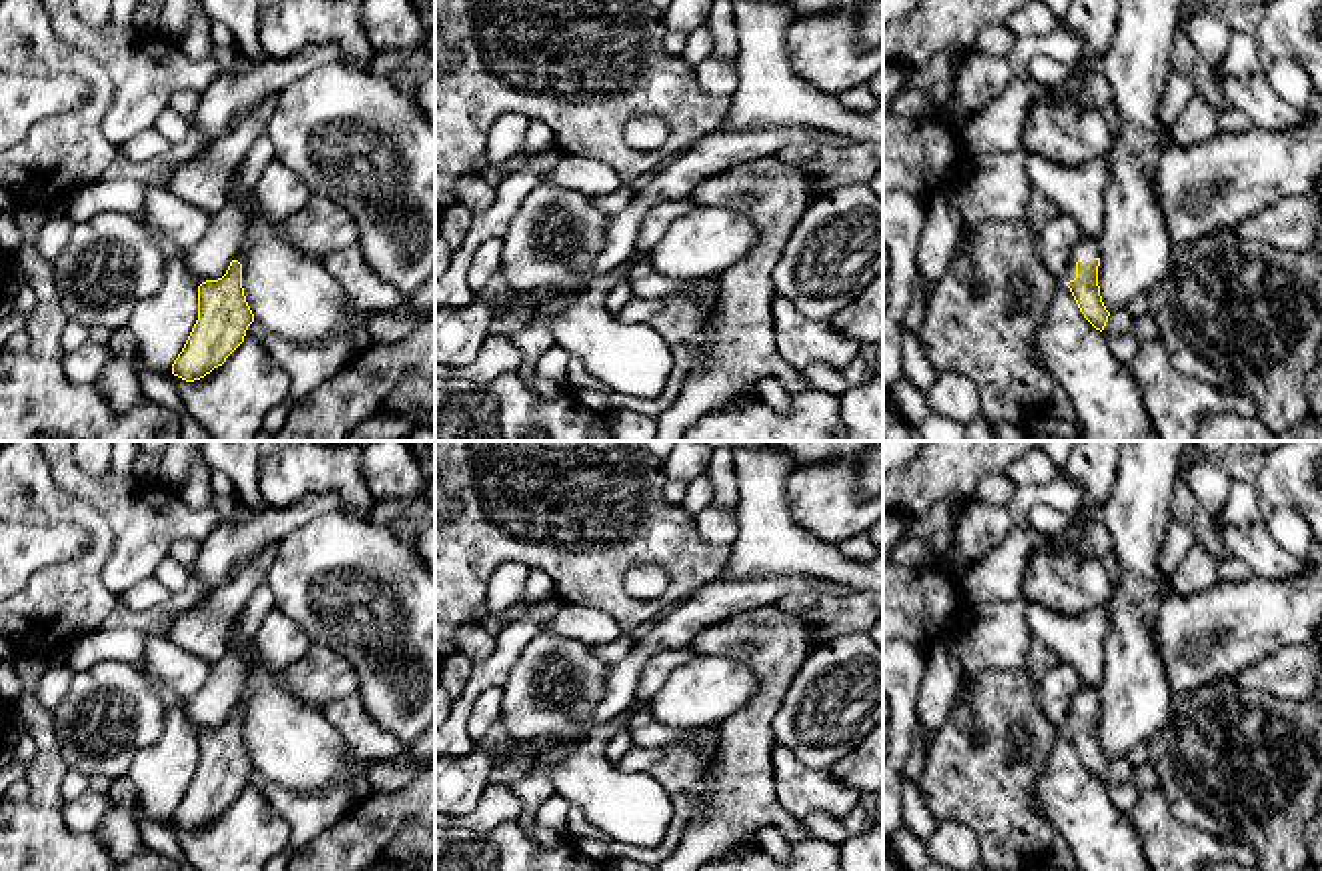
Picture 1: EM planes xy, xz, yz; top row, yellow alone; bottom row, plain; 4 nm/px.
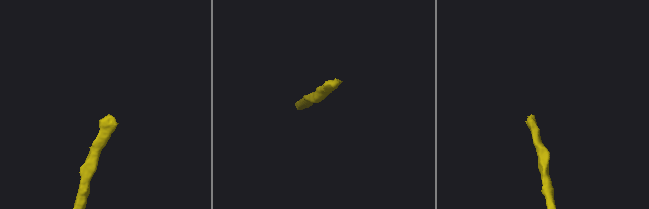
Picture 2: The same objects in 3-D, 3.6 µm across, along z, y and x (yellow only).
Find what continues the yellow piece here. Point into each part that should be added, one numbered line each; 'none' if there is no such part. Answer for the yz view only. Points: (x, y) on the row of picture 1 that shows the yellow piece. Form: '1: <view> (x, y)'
1: yz (1086, 247)

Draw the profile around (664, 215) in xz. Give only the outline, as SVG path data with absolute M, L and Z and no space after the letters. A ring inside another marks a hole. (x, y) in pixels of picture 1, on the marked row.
M691 198L685 200L663 200L655 204L643 218L639 232L637 232L637 242L635 242L635 252L647 254L651 248L661 240L665 230L681 216L691 212L695 208Z

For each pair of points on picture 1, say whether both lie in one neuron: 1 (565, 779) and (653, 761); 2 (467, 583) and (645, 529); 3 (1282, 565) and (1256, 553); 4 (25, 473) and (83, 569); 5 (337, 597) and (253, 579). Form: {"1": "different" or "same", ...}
{"1": "different", "2": "same", "3": "same", "4": "same", "5": "different"}

